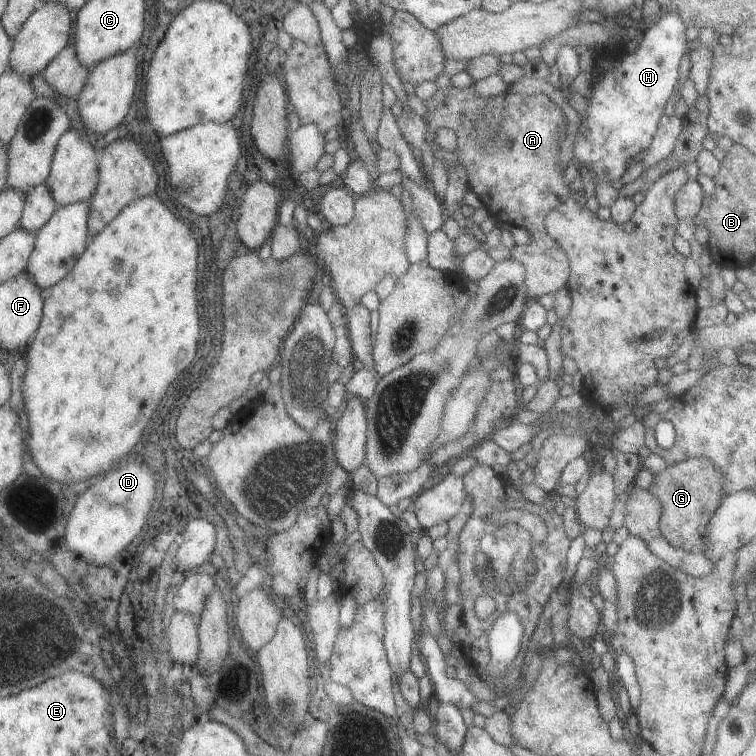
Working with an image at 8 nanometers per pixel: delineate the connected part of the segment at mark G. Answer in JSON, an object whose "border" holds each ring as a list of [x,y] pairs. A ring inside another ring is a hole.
{"border":[[[691,457],[666,465],[648,487],[649,494],[659,501],[658,529],[661,536],[675,549],[692,553],[704,551],[706,524],[722,499],[721,473],[703,457]]]}

